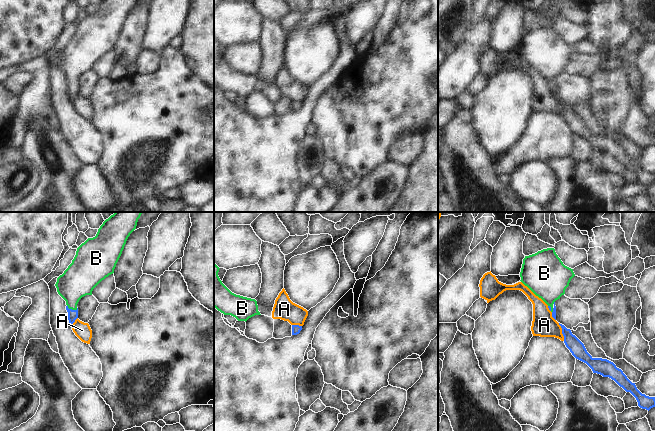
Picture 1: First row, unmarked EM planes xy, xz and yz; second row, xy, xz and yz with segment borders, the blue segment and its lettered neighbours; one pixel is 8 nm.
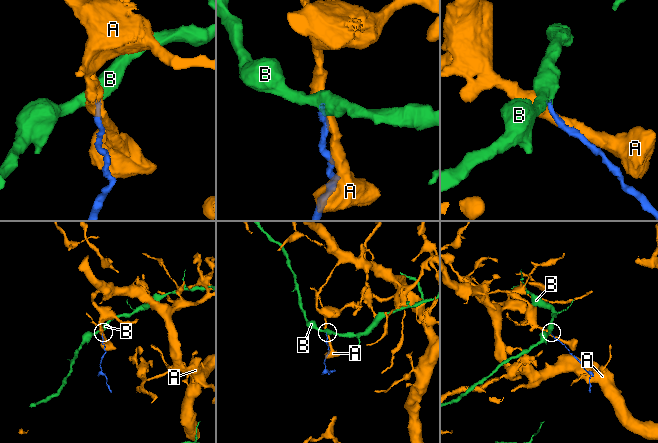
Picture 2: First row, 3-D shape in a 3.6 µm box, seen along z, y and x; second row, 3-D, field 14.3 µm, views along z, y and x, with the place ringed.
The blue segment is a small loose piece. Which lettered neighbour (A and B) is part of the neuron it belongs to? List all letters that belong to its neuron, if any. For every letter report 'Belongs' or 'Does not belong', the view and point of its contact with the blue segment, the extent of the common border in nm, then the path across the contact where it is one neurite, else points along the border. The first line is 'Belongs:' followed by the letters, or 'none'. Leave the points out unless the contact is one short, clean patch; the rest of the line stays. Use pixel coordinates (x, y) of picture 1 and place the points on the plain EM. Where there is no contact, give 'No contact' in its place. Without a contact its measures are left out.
Belongs: B
A: Does not belong. Touches blue at yz (562, 108). Shared border 150 nm
B: Belongs. Touches blue at xy (71, 85). Shared border 90 nm. Path across: xy (72, 90), (71, 85), (71, 63), (79, 55).

